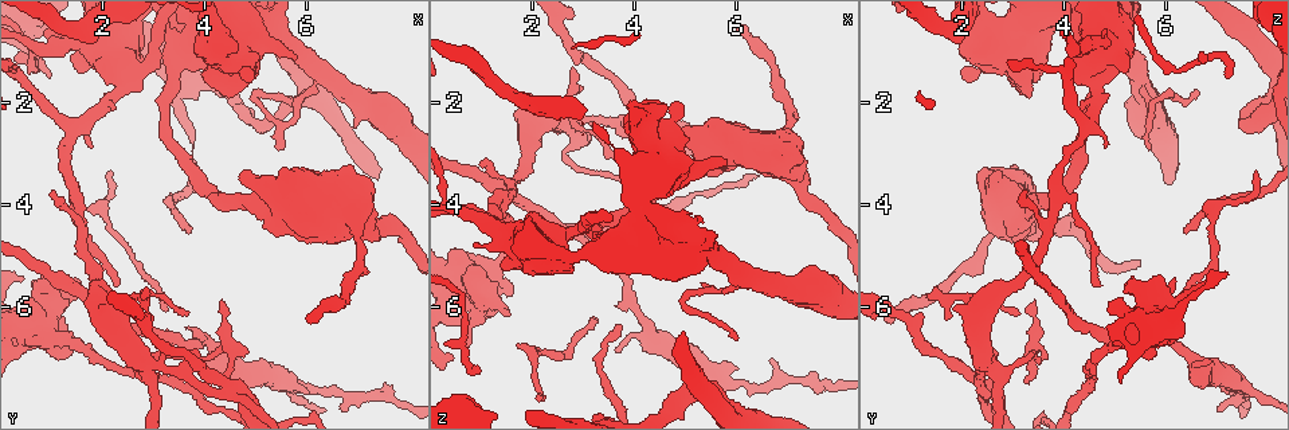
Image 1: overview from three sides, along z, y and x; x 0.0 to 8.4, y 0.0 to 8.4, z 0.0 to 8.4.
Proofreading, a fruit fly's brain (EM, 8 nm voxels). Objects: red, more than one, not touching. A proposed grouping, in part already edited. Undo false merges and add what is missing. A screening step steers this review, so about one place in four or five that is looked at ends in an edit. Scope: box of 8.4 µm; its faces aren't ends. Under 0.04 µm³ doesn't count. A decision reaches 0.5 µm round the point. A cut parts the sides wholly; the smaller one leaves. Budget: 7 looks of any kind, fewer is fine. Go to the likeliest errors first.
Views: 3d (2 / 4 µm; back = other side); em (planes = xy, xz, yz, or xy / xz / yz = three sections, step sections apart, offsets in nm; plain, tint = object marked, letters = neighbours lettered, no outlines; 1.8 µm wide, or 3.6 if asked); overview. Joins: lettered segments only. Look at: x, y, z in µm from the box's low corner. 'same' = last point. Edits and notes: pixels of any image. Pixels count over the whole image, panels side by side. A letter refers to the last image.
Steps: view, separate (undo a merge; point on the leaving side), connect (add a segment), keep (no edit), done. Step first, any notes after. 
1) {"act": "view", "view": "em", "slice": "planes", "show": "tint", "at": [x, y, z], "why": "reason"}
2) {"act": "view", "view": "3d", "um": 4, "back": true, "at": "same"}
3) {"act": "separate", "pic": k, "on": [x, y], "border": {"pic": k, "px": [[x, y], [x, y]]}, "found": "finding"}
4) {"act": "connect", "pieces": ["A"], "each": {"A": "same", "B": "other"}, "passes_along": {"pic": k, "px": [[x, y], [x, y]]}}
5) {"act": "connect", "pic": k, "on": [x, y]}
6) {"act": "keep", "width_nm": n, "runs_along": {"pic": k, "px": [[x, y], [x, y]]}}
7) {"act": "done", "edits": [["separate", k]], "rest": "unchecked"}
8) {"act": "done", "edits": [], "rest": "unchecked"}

{"act": "view", "view": "em", "slice": "xy", "step": 8, "show": "tint", "at": [3.90, 7.55, 2.30], "why": "arms part here"}

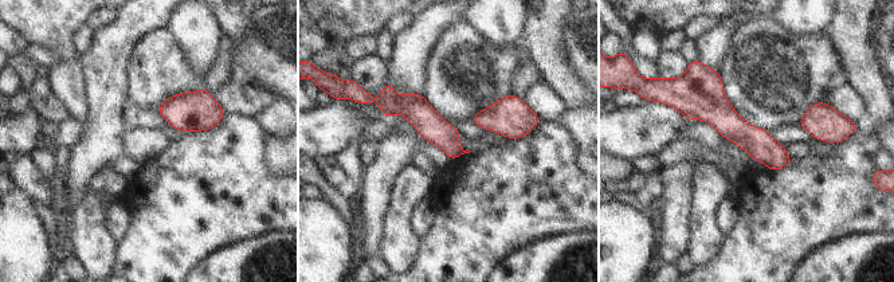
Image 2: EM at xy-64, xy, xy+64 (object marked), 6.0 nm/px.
{"act": "view", "view": "em", "slice": "planes", "show": "letters", "at": "same"}

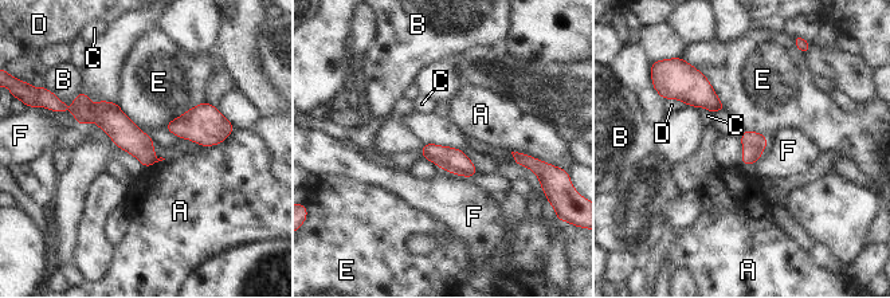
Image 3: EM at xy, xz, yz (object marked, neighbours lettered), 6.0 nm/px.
{"act": "keep", "each": {"A": "other", "B": "other", "C": "other", "D": "other", "E": "other", "F": "other"}, "runs_along": {"pic": 3, "px": [[81, 97], [153, 159]]}, "found": "continuous, no second neuron"}

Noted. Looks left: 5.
{"act": "view", "view": "em", "um": 3.6, "slice": "xy", "step": 4, "show": "letters", "at": [6.00, 6.30, 0.60], "why": "end of a long branch"}

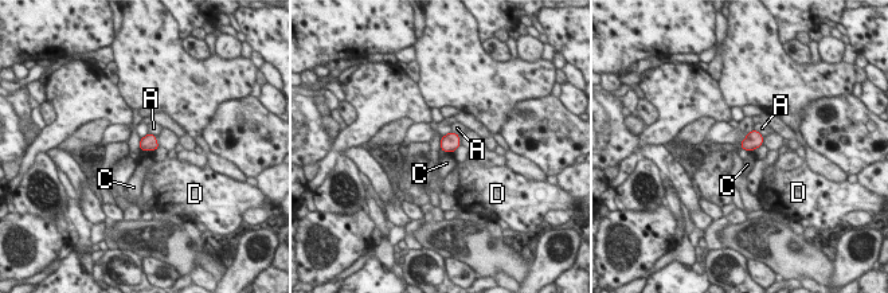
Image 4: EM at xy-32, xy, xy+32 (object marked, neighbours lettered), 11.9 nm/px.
{"act": "view", "view": "em", "um": 3.6, "slice": "planes", "show": "letters", "at": "same", "why": "another direction"}

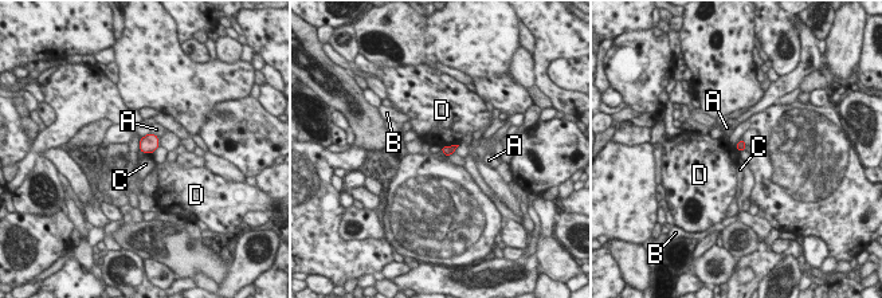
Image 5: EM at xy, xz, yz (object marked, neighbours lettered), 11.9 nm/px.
{"act": "keep", "each": {"A": "other", "B": "other", "C": "other", "D": "other"}, "border": {"pic": 5, "px": [[458, 144], [442, 148]]}, "found": "no lettered segment goes on from it"}

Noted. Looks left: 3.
{"act": "view", "view": "3d", "um": 4, "at": [2.30, 1.20, 4.70], "why": "abrupt turn"}

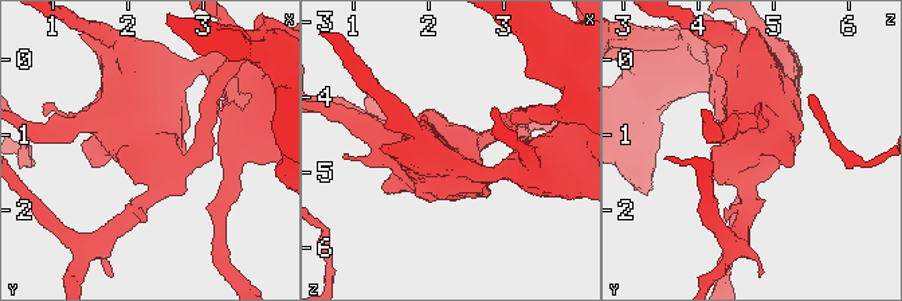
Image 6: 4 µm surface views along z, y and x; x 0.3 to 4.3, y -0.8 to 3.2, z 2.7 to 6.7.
{"act": "view", "view": "em", "slice": "planes", "show": "letters", "at": [2.25, 1.15, 4.75], "why": "need the tissue"}

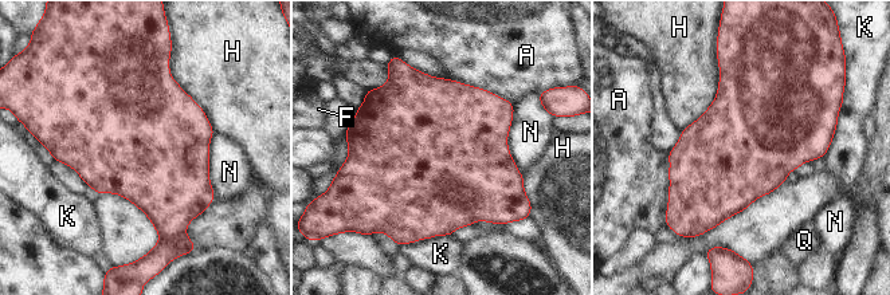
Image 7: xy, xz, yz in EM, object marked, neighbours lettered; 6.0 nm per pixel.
{"act": "keep", "longest_contact_nm": ["H", 460], "each": {"A": "other", "F": "other", "H": "other", "K": "other", "N": "other", "Q": "other"}, "found": "one neuron here"}

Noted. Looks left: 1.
{"act": "done", "edits": [], "rest": "unchecked"}

